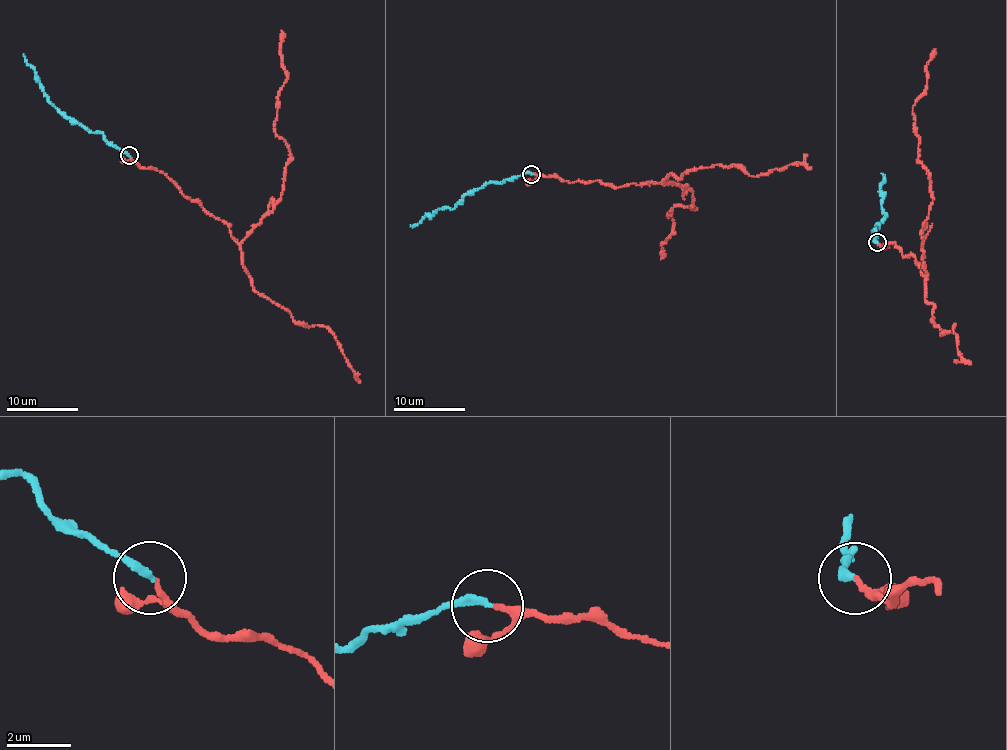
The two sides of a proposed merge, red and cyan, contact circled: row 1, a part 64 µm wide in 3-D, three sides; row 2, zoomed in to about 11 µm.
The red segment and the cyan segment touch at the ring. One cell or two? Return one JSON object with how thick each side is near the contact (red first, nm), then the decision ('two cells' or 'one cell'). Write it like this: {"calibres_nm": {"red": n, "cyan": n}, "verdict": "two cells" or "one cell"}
{"calibres_nm": {"red": 110, "cyan": 240}, "verdict": "one cell"}

